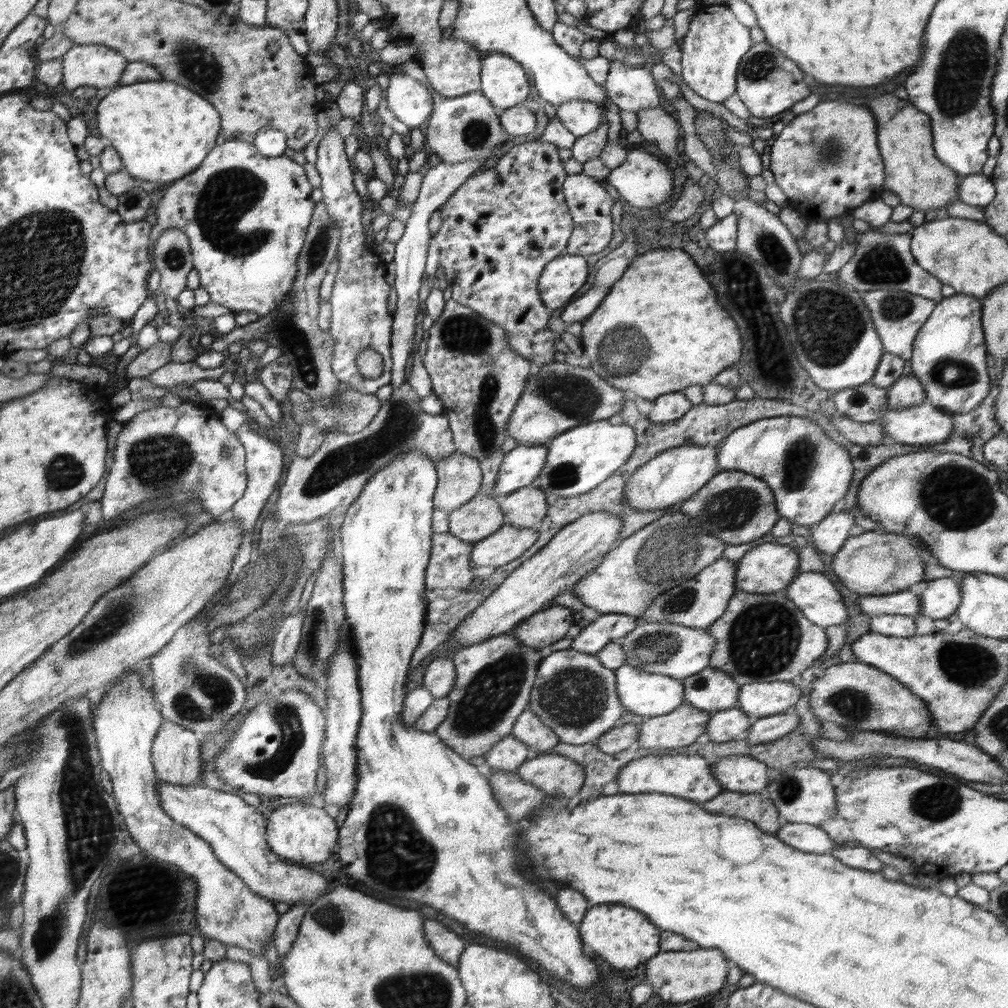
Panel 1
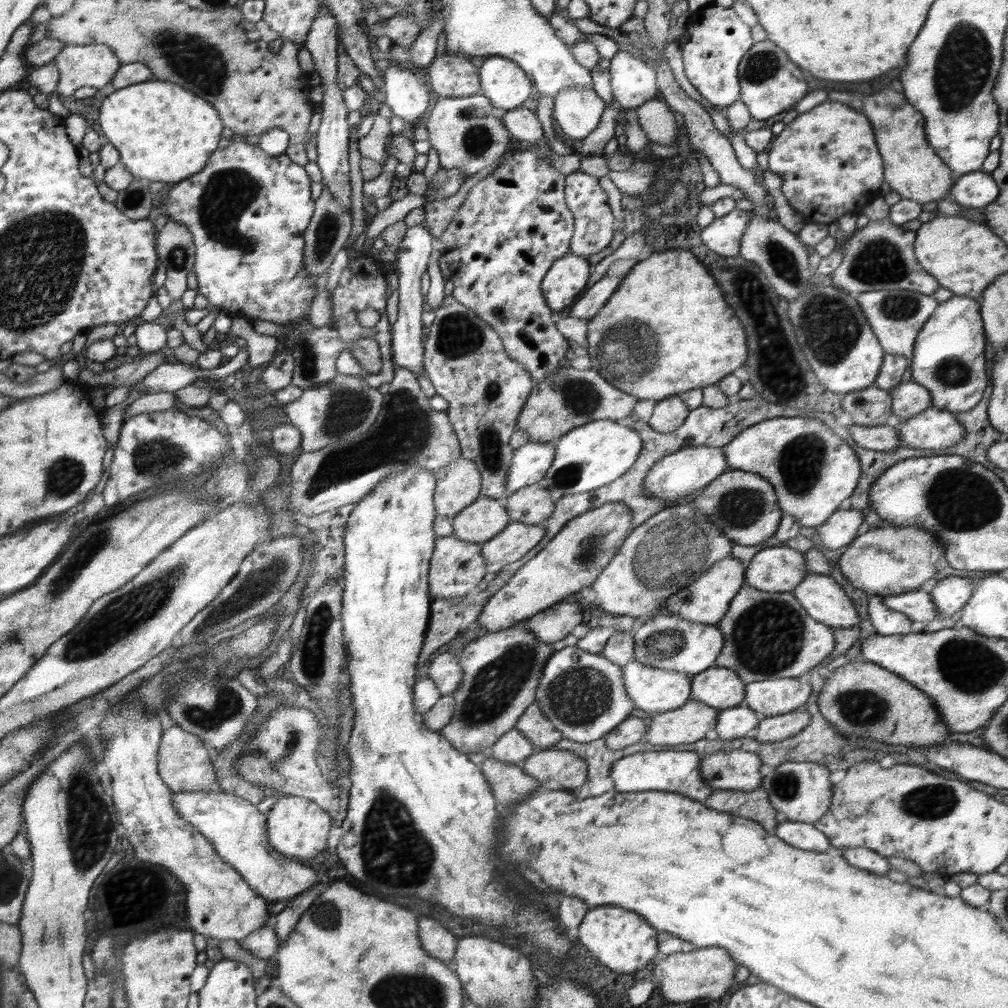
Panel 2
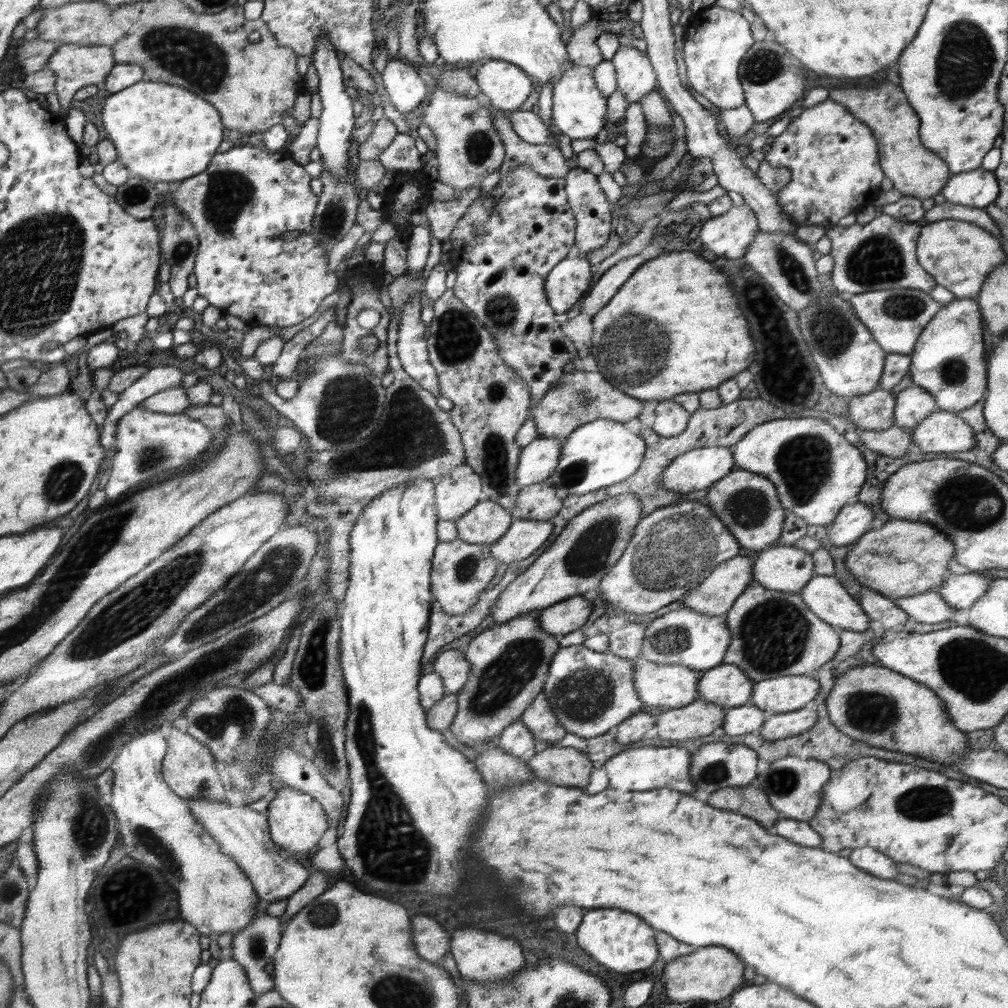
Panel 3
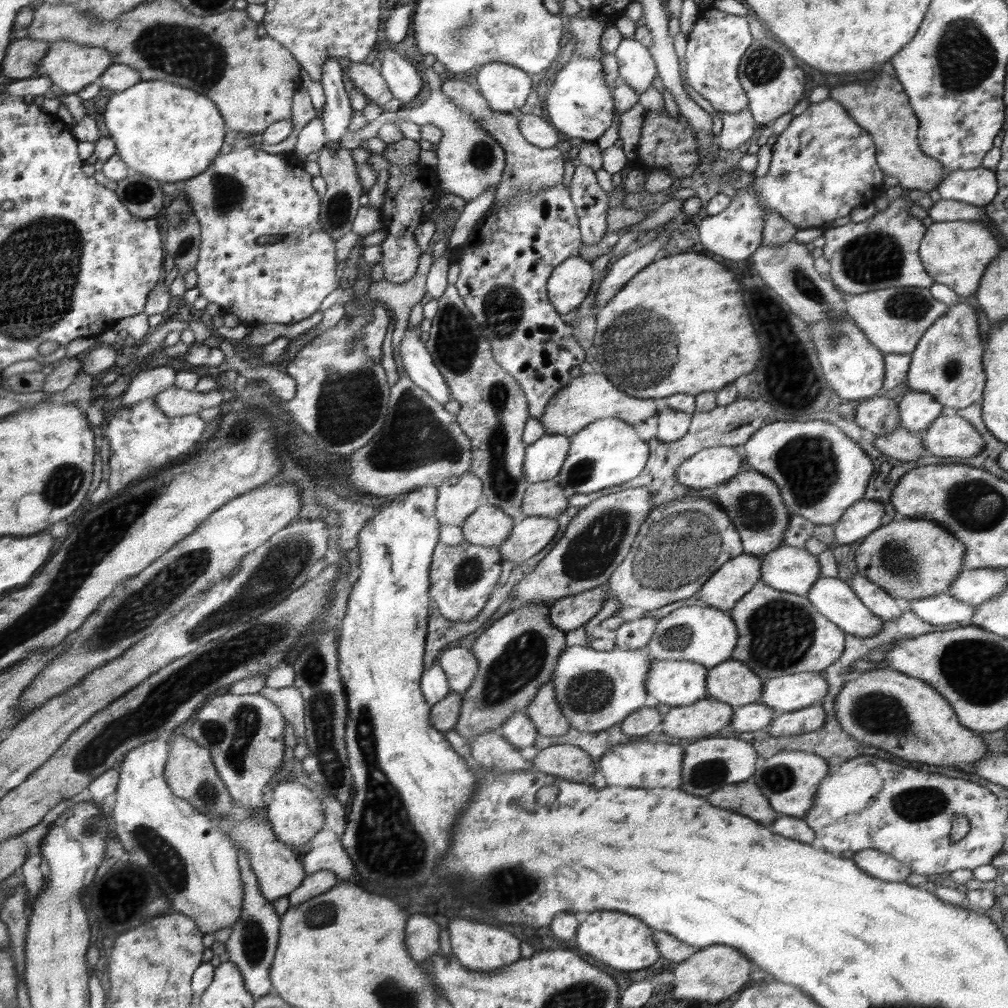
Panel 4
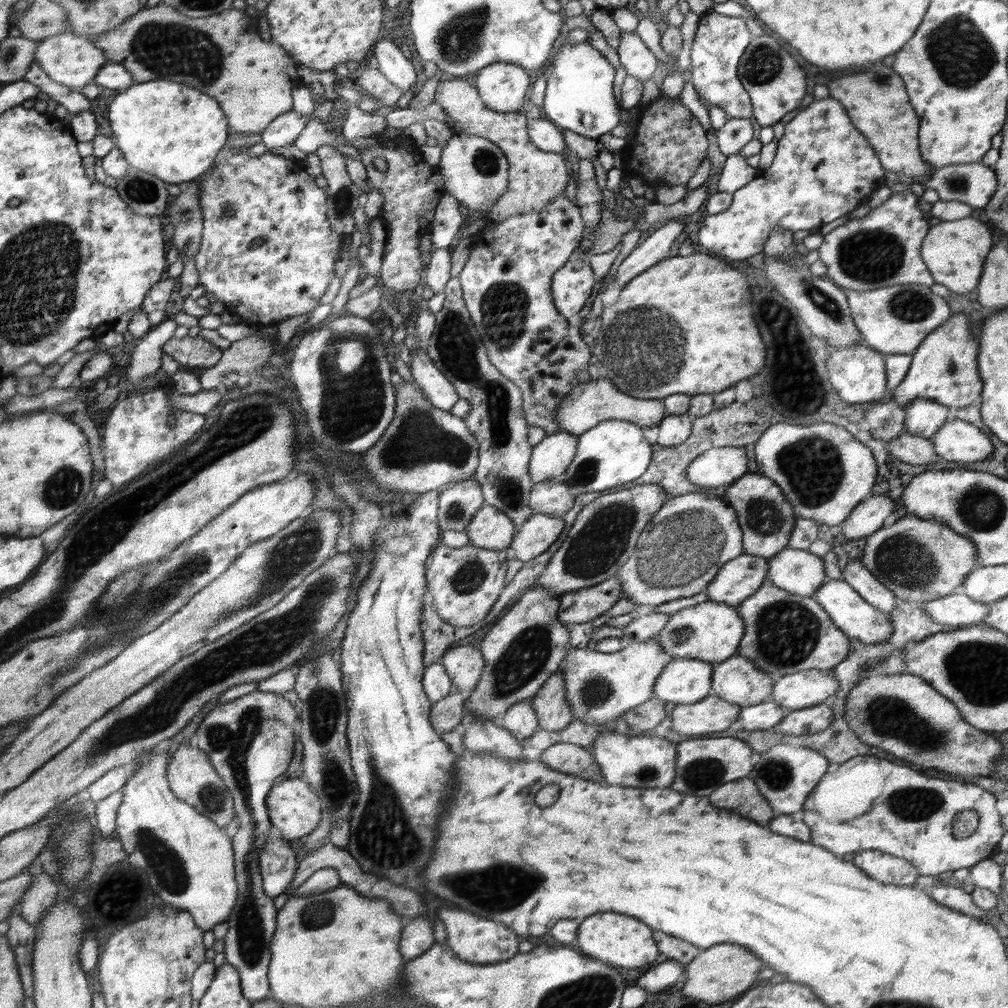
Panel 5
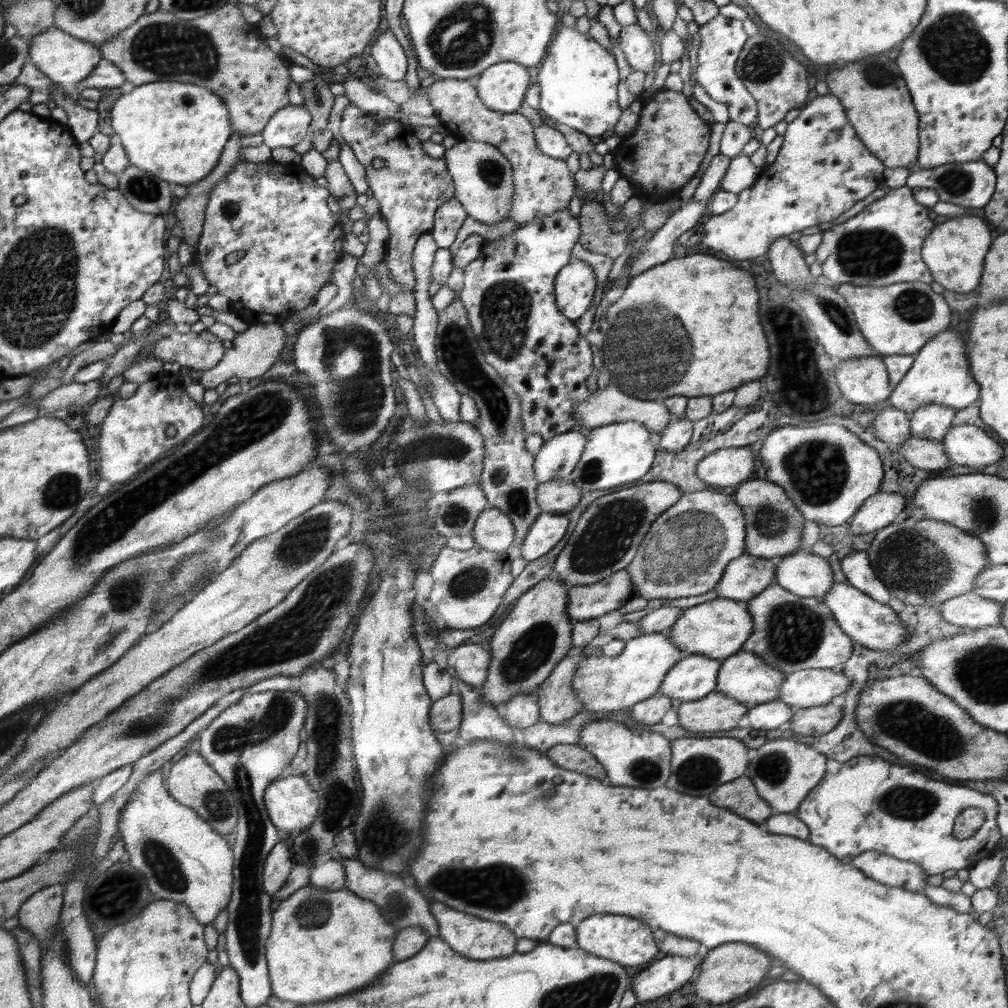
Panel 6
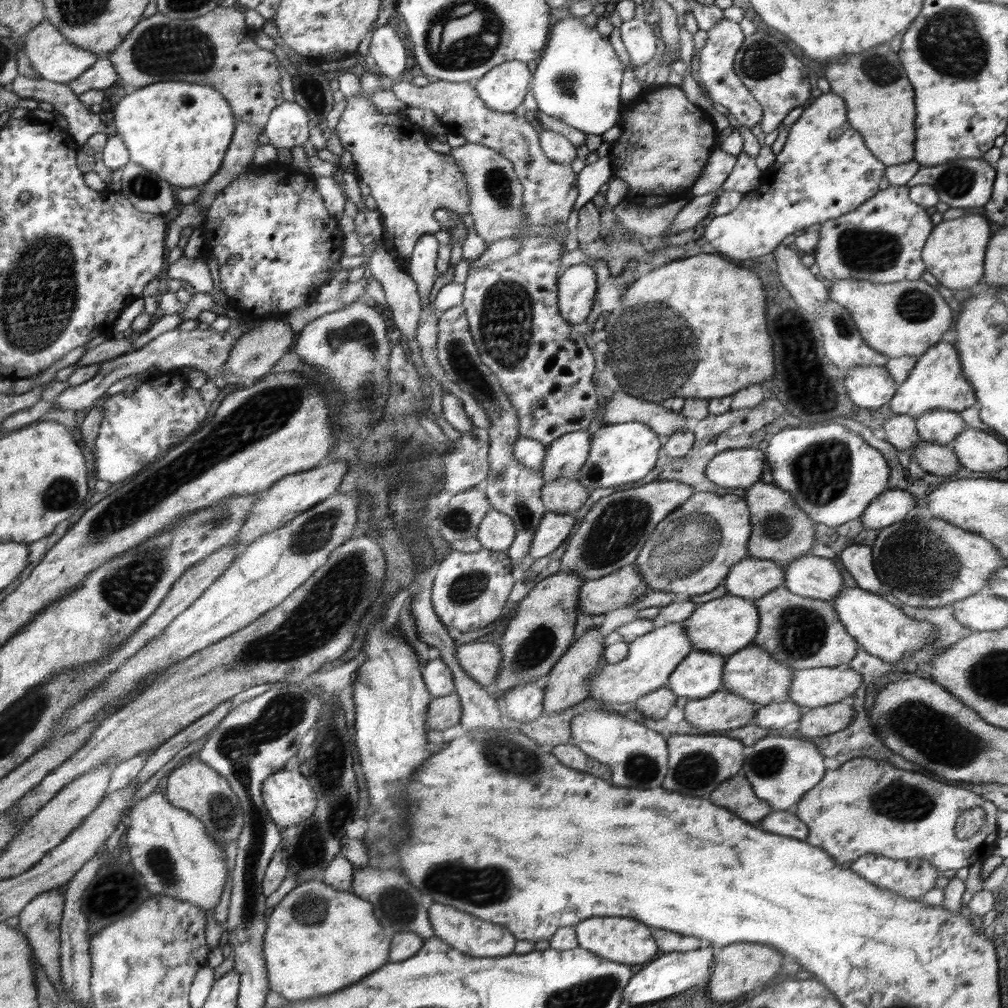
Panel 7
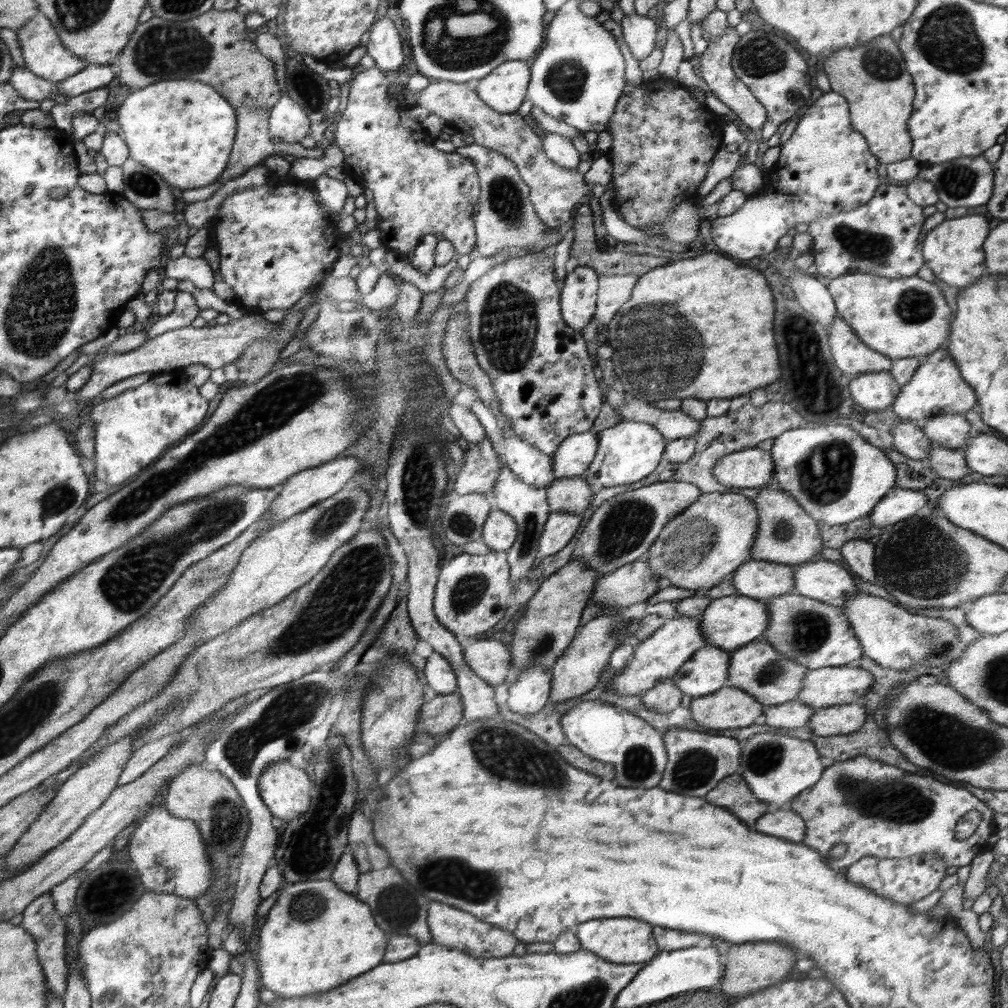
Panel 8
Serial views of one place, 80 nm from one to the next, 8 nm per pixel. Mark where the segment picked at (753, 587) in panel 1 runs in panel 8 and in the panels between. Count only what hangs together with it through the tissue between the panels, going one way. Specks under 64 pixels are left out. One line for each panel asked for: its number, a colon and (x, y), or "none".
2: (780, 568)
3: (786, 568)
4: (788, 568)
5: (796, 570)
6: (807, 575)
7: (810, 576)
8: (826, 581)

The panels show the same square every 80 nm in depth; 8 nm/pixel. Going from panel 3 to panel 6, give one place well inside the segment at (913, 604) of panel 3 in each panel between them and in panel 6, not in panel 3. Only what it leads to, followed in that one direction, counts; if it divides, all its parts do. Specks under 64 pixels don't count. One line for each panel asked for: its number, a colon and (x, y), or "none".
4: (943, 608)
5: (957, 609)
6: (970, 610)

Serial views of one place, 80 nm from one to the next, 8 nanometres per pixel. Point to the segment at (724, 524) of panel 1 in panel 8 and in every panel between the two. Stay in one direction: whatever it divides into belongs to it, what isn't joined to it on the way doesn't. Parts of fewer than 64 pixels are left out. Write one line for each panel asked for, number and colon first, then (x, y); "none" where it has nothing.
2: (744, 506)
3: (748, 503)
4: (754, 503)
5: (767, 519)
6: (774, 523)
7: (782, 532)
8: (787, 534)

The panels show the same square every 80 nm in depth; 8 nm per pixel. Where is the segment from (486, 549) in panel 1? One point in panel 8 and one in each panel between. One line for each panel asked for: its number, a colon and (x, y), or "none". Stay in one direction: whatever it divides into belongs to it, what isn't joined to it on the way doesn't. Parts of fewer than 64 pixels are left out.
2: (514, 543)
3: (524, 537)
4: (530, 535)
5: (539, 532)
6: (550, 528)
7: (555, 529)
8: (561, 529)

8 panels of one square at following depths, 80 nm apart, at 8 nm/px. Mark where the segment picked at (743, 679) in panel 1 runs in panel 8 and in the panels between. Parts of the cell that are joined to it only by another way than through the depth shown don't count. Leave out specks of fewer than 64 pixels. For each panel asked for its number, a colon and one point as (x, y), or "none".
2: (768, 635)
3: (774, 633)
4: (781, 633)
5: (785, 633)
6: (791, 633)
7: (802, 632)
8: (815, 634)

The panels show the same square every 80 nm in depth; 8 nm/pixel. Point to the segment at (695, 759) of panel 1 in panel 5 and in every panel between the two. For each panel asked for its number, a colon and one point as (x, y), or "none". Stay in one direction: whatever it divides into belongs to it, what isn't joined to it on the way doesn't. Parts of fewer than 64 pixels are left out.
2: (669, 771)
3: (643, 768)
4: (636, 764)
5: (644, 761)

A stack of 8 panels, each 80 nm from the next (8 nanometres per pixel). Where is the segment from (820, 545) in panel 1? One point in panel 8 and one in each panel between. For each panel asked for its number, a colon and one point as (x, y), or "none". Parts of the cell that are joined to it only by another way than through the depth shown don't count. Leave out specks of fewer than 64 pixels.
2: (840, 529)
3: (855, 519)
4: (865, 516)
5: (870, 515)
6: (880, 510)
7: (889, 507)
8: (898, 504)

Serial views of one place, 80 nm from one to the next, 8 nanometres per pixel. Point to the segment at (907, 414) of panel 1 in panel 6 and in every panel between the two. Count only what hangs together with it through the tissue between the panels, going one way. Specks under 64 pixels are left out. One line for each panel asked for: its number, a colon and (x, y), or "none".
2: (932, 428)
3: (943, 432)
4: (950, 435)
5: (958, 441)
6: (967, 445)

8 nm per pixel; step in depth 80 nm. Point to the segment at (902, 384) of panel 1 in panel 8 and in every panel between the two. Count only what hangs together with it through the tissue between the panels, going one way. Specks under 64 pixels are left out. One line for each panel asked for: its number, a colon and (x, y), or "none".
2: (908, 399)
3: (913, 404)
4: (917, 410)
5: (923, 417)
6: (932, 422)
7: (940, 426)
8: (952, 431)

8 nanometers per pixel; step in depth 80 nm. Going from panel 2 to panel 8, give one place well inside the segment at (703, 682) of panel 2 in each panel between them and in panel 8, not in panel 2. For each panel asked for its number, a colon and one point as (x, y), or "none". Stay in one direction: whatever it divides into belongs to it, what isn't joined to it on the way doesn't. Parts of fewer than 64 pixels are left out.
3: (728, 685)
4: (733, 682)
5: (737, 680)
6: (746, 677)
7: (753, 673)
8: (759, 669)

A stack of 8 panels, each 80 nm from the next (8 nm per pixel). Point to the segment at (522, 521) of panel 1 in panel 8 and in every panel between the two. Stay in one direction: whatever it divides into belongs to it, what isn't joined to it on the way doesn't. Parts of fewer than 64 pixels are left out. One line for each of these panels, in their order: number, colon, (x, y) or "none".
2: (533, 504)
3: (539, 501)
4: (543, 499)
5: (551, 497)
6: (557, 496)
7: (562, 495)
8: (567, 495)

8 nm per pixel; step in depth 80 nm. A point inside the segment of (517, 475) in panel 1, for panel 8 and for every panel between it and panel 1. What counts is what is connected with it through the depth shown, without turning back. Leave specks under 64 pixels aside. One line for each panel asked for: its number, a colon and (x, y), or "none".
2: (531, 461)
3: (538, 460)
4: (544, 458)
5: (551, 457)
6: (556, 458)
7: (565, 457)
8: (573, 457)

